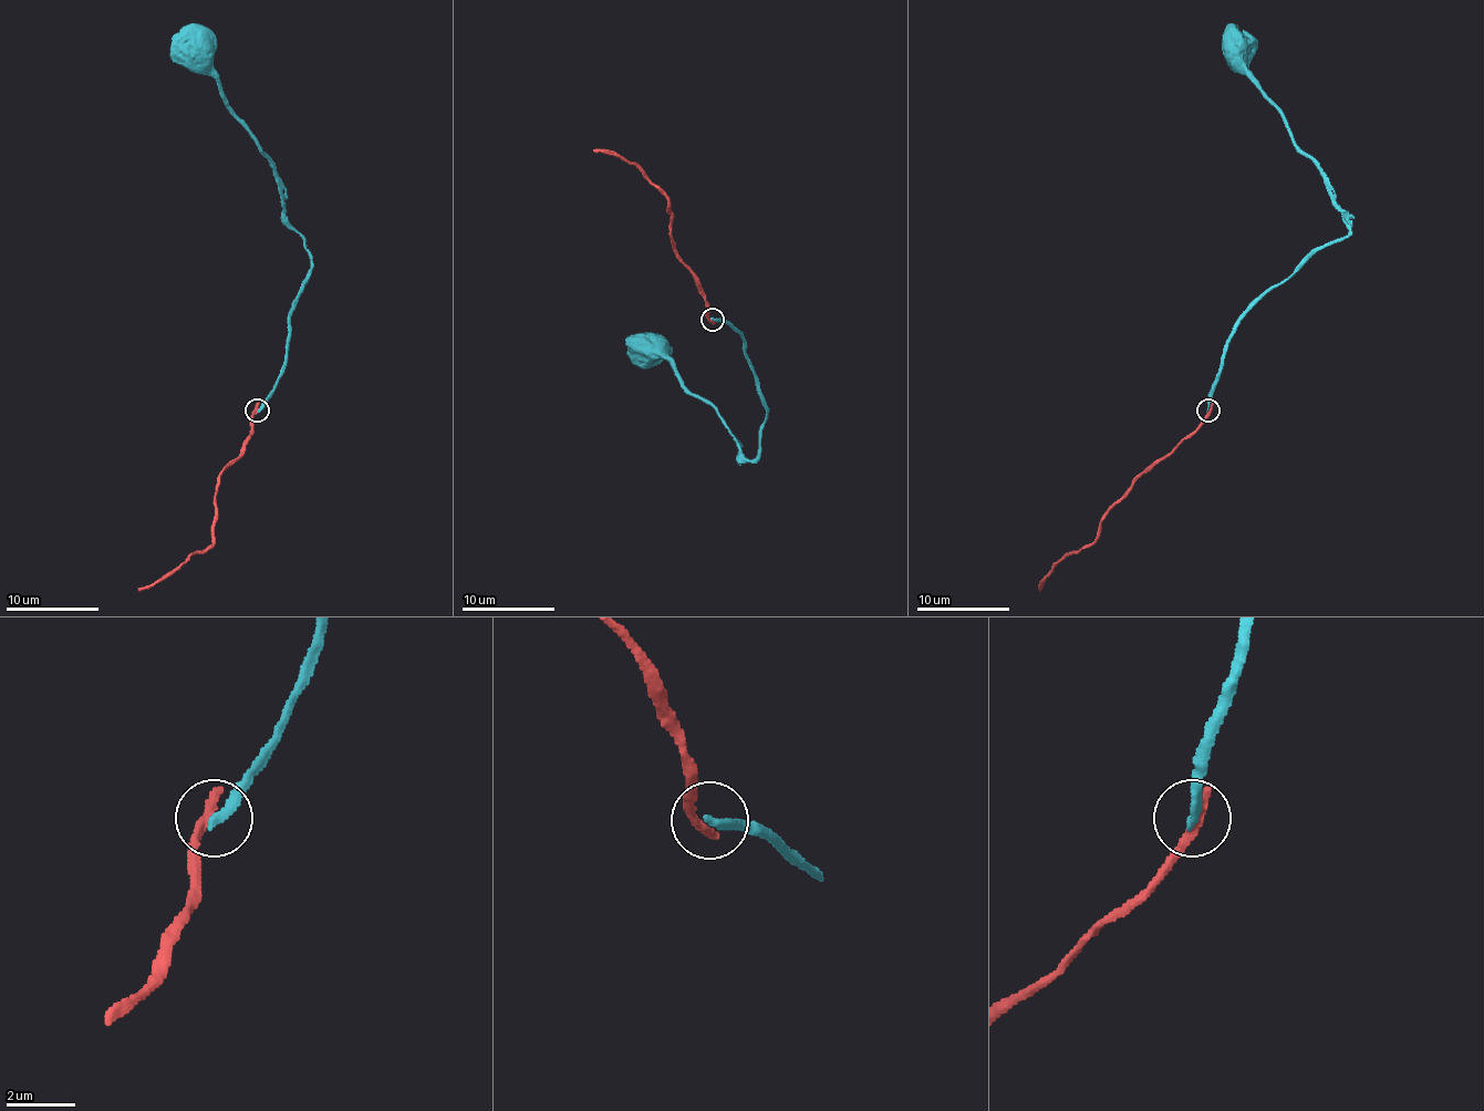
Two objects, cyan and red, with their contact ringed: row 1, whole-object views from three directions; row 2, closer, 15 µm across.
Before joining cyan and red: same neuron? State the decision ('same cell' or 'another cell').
another cell

